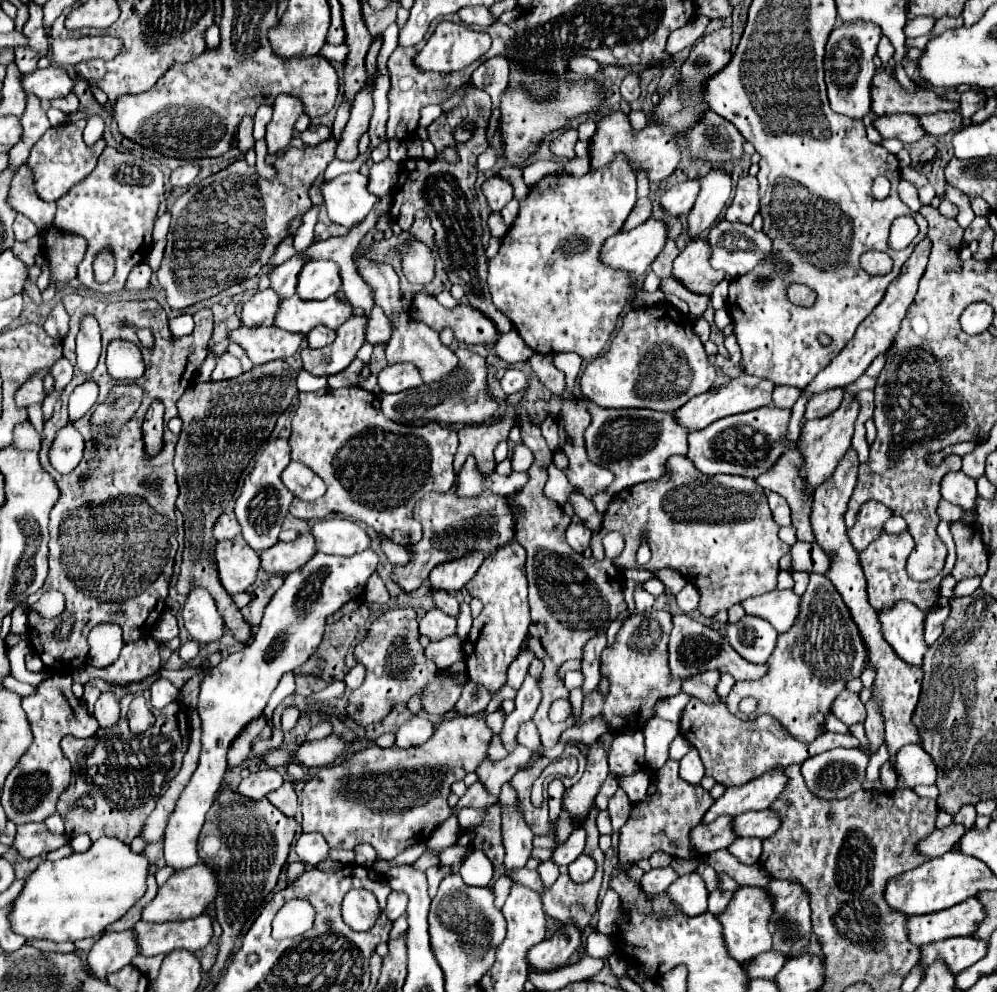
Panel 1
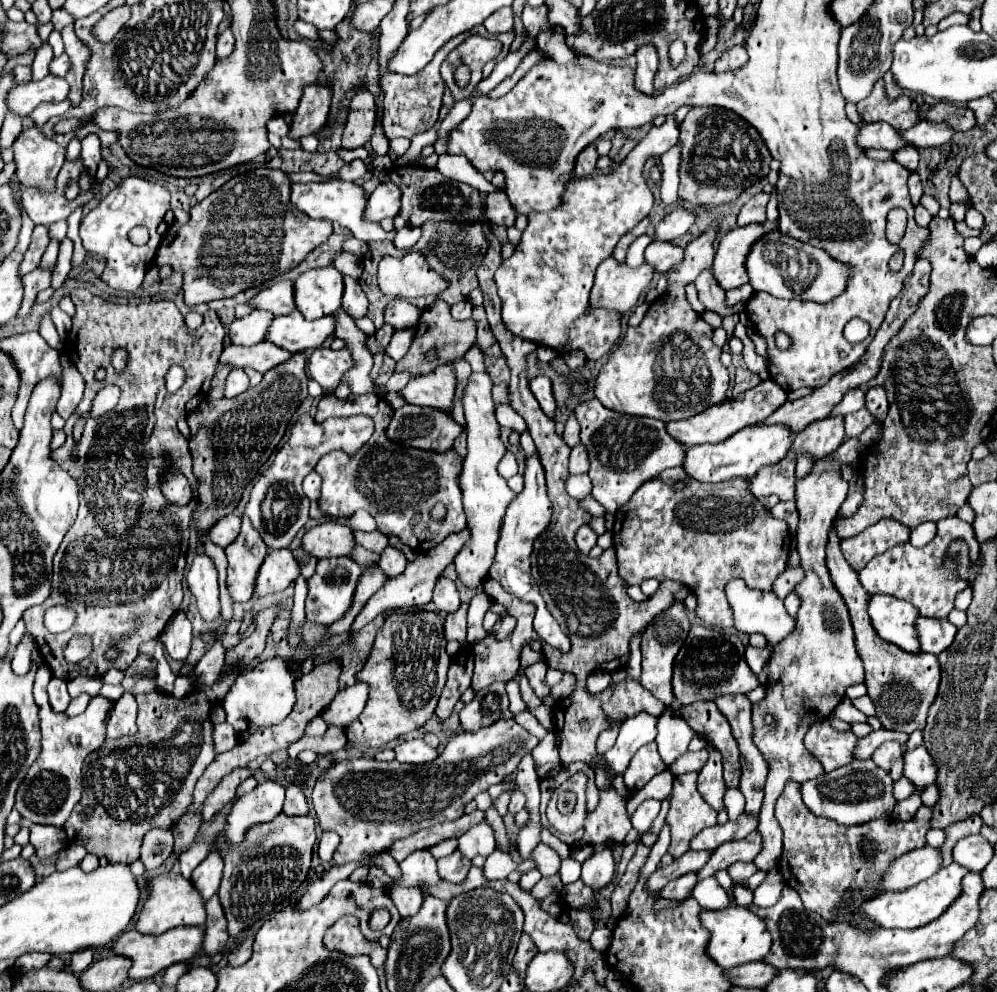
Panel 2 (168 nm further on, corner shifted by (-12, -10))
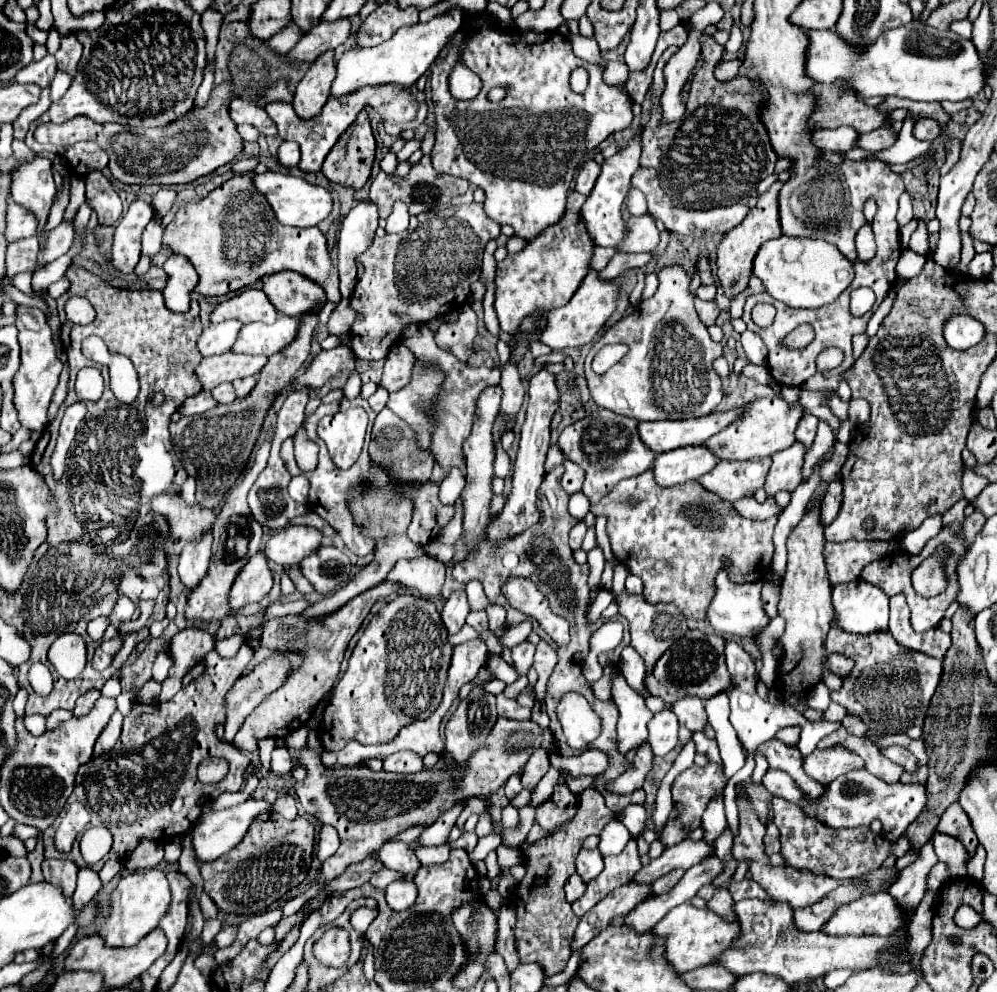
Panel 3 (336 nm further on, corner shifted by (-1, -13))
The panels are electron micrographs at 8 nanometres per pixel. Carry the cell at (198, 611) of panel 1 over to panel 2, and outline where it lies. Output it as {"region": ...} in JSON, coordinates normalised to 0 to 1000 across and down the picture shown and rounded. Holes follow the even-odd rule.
{"region":[[[199,557],[189,576],[189,592],[197,602],[199,616],[205,626],[215,626],[221,622],[221,606],[219,606],[219,586],[217,574],[209,559]]]}

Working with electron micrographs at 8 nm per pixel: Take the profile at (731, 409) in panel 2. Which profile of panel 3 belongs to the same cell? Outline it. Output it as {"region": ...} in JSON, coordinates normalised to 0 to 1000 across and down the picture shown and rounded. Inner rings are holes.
{"region":[[[745,411],[717,415],[707,421],[693,423],[665,423],[665,425],[641,425],[639,433],[643,438],[643,446],[651,450],[657,458],[665,458],[683,450],[703,450],[709,442],[741,423]]]}

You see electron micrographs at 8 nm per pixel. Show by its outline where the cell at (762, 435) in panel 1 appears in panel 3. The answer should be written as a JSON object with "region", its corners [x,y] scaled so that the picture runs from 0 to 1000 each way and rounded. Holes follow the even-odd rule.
{"region":[[[687,450],[673,454],[671,458],[661,458],[655,466],[655,478],[661,490],[677,490],[689,484],[699,484],[701,480],[715,474],[719,462],[705,450]]]}

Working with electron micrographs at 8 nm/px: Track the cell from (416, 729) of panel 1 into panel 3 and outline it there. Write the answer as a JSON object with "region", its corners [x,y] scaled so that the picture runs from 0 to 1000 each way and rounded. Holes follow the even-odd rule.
{"region":[[[398,758],[384,766],[384,776],[398,778],[398,780],[416,780],[416,778],[424,776],[424,768],[414,758]]]}

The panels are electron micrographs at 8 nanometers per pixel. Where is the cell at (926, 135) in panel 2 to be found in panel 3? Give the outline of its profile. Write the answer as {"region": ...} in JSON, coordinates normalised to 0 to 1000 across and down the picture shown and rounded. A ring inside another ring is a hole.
{"region":[[[886,127],[872,135],[864,135],[860,139],[860,149],[866,149],[870,153],[882,153],[882,151],[892,149],[898,141],[900,141],[900,135],[892,127]]]}

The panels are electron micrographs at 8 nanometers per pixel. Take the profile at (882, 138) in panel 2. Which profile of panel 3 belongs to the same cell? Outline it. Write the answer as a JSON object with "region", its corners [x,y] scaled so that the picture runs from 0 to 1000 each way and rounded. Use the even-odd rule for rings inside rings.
{"region":[[[844,127],[840,131],[817,131],[813,135],[813,143],[815,147],[819,147],[821,151],[836,151],[836,153],[844,153],[844,151],[854,151],[858,149],[858,141],[860,141],[860,133],[852,127]]]}

